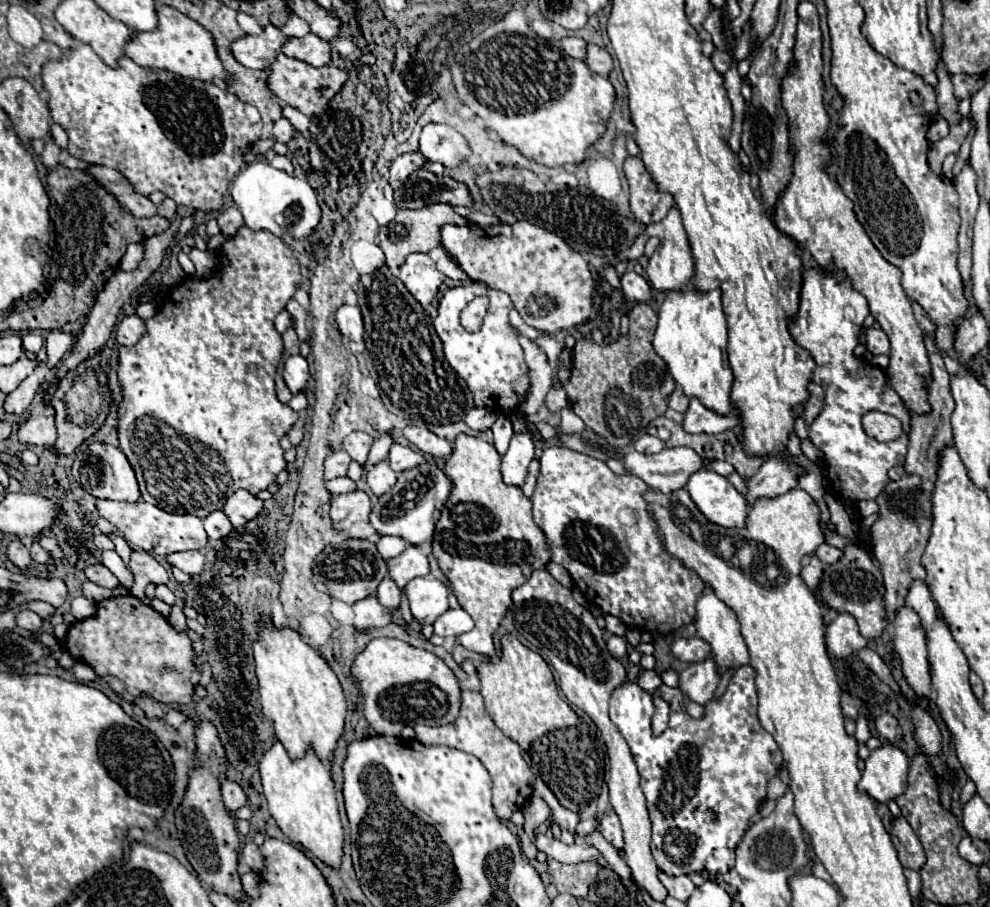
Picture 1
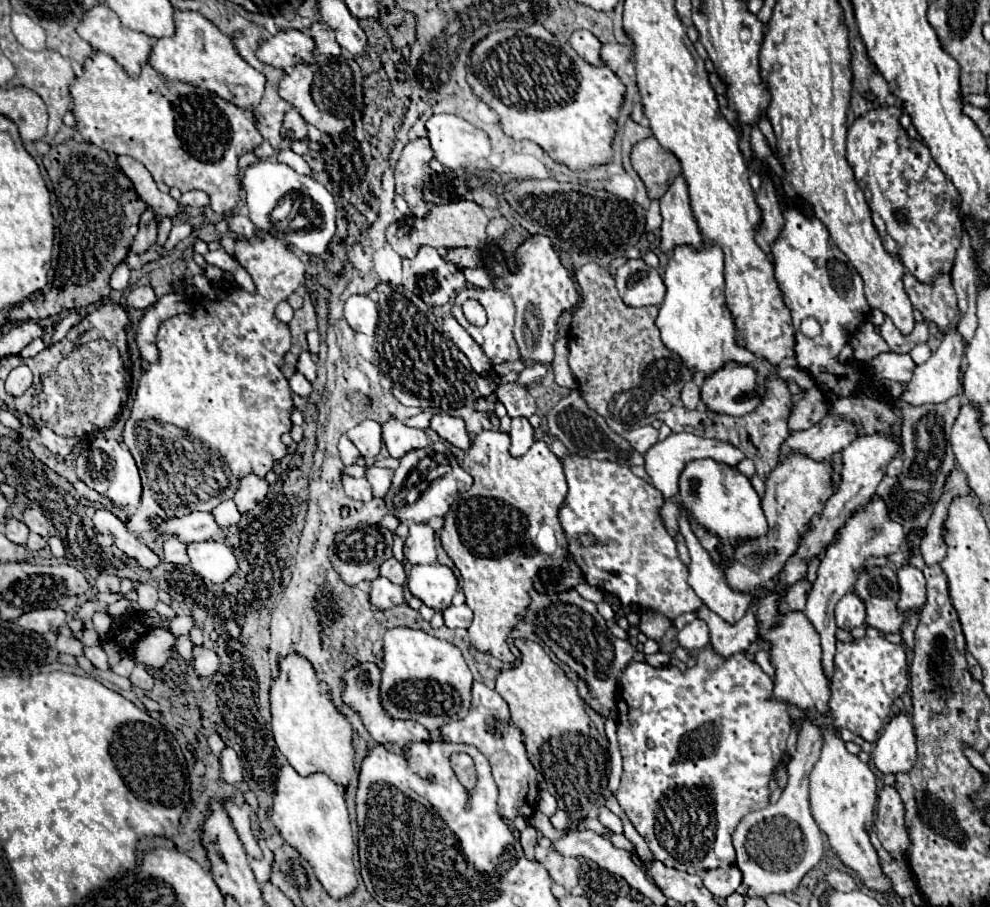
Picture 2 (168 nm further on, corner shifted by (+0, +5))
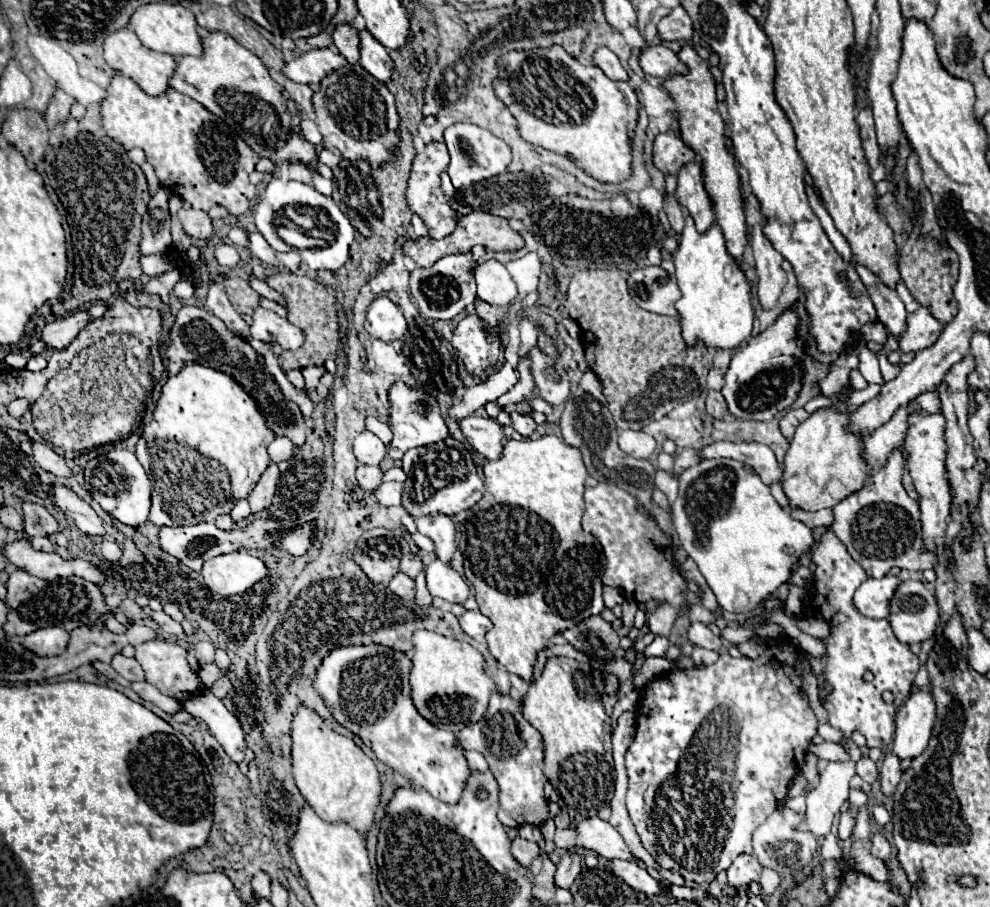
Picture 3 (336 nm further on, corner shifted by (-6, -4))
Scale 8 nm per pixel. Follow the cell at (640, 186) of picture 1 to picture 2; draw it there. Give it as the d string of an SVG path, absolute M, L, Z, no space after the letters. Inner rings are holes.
M647 137L633 147L631 163L643 179L651 199L661 199L673 179L681 173L679 159L669 155L655 137Z

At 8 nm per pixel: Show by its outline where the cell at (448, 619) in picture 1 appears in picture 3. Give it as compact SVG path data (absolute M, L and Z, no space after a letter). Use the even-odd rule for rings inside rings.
M479 610L475 612L465 612L459 618L459 624L463 628L465 634L469 634L475 640L481 640L485 636L485 632L491 628L491 620L487 616L483 616Z

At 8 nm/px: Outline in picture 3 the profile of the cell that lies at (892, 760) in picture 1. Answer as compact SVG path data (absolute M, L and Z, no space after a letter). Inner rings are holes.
M915 690L897 712L897 730L891 752L899 760L913 760L921 756L931 738L935 722L935 702L929 692Z

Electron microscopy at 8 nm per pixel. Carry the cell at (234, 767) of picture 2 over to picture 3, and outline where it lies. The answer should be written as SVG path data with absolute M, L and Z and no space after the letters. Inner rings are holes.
M203 690L199 696L181 702L180 705L183 711L201 718L209 726L211 734L217 738L233 762L241 762L245 758L243 728L217 696L213 696L209 690Z

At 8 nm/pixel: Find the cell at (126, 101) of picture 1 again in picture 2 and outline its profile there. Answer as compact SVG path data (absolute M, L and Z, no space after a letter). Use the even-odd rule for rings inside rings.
M93 53L85 61L83 75L75 79L71 87L73 111L77 121L77 131L83 141L95 143L101 149L115 155L129 155L141 161L157 183L167 183L169 187L179 187L185 191L205 191L211 197L211 205L215 213L229 215L239 201L239 171L237 161L243 153L253 151L263 143L257 125L245 109L239 109L207 89L199 89L187 83L173 83L161 73L157 73L151 65L145 65L139 79L131 79L123 67L105 53Z

